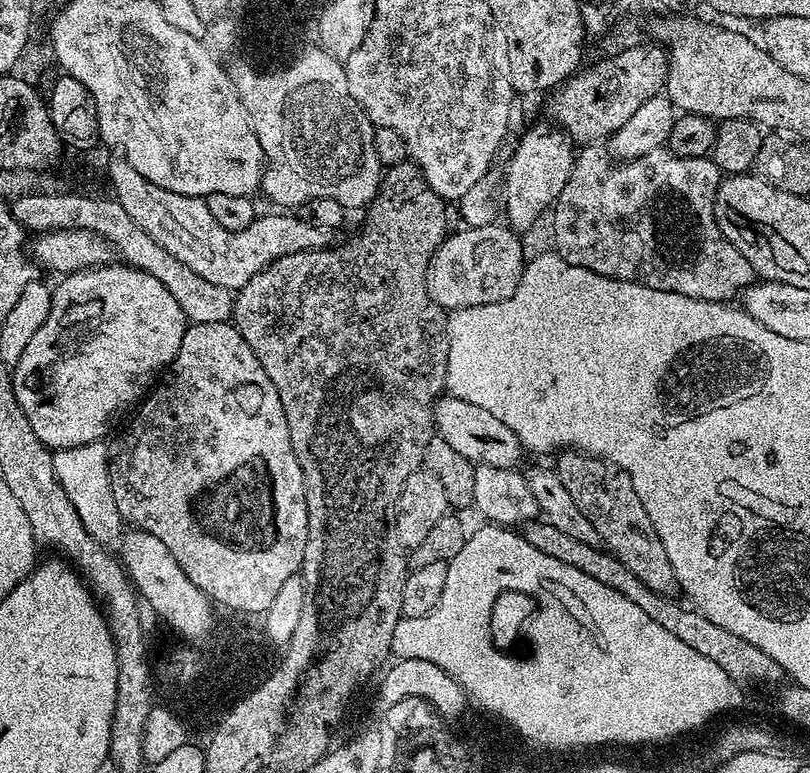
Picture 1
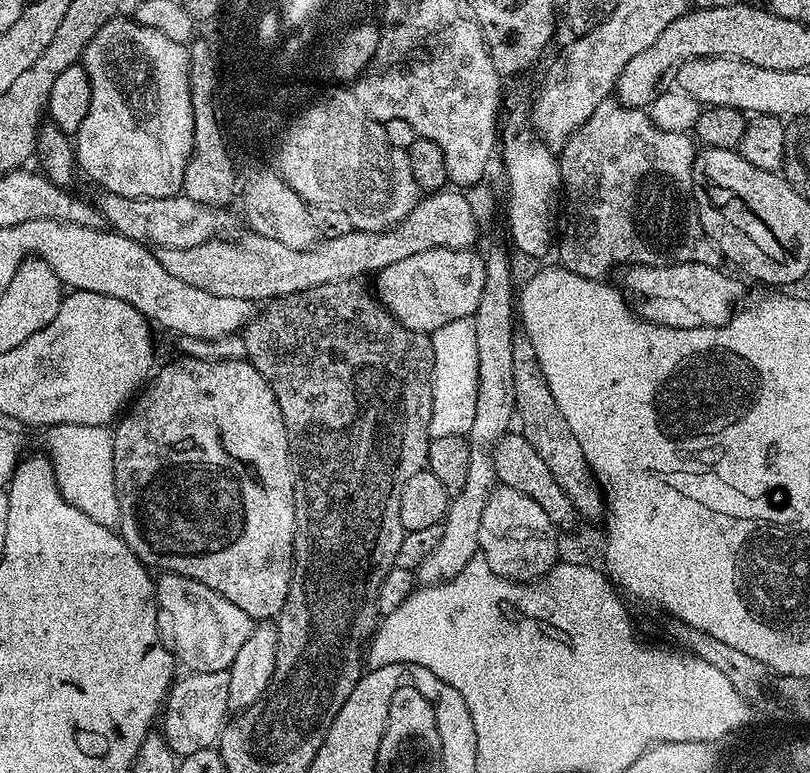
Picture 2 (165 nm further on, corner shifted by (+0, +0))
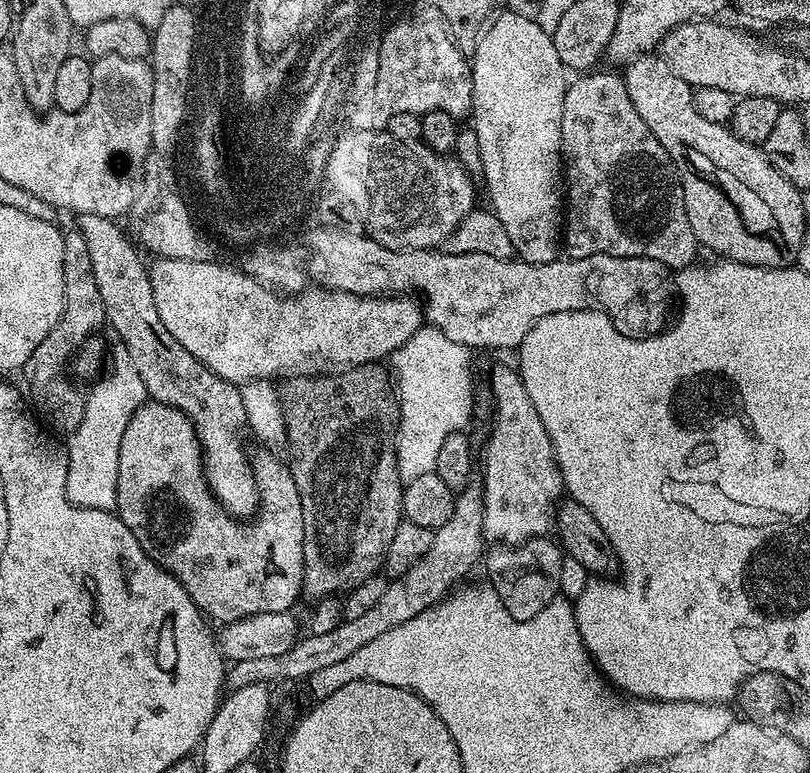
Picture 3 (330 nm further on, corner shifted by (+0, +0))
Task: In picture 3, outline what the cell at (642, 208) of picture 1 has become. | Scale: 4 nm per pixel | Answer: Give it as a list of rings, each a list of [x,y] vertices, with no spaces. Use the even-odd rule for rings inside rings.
[[[592,70],[579,78],[573,79],[568,85],[564,95],[564,105],[562,106],[562,138],[560,139],[560,150],[562,153],[562,168],[566,173],[566,215],[564,217],[564,238],[562,248],[569,257],[592,256],[596,252],[601,252],[607,256],[637,256],[638,258],[654,258],[662,262],[669,270],[679,270],[690,268],[697,263],[696,235],[694,230],[690,230],[690,218],[686,218],[686,202],[684,201],[684,191],[680,185],[680,176],[676,172],[674,162],[670,154],[654,138],[650,126],[642,122],[642,114],[634,110],[634,102],[630,102],[630,94],[626,94],[623,75],[612,72],[600,72]]]

